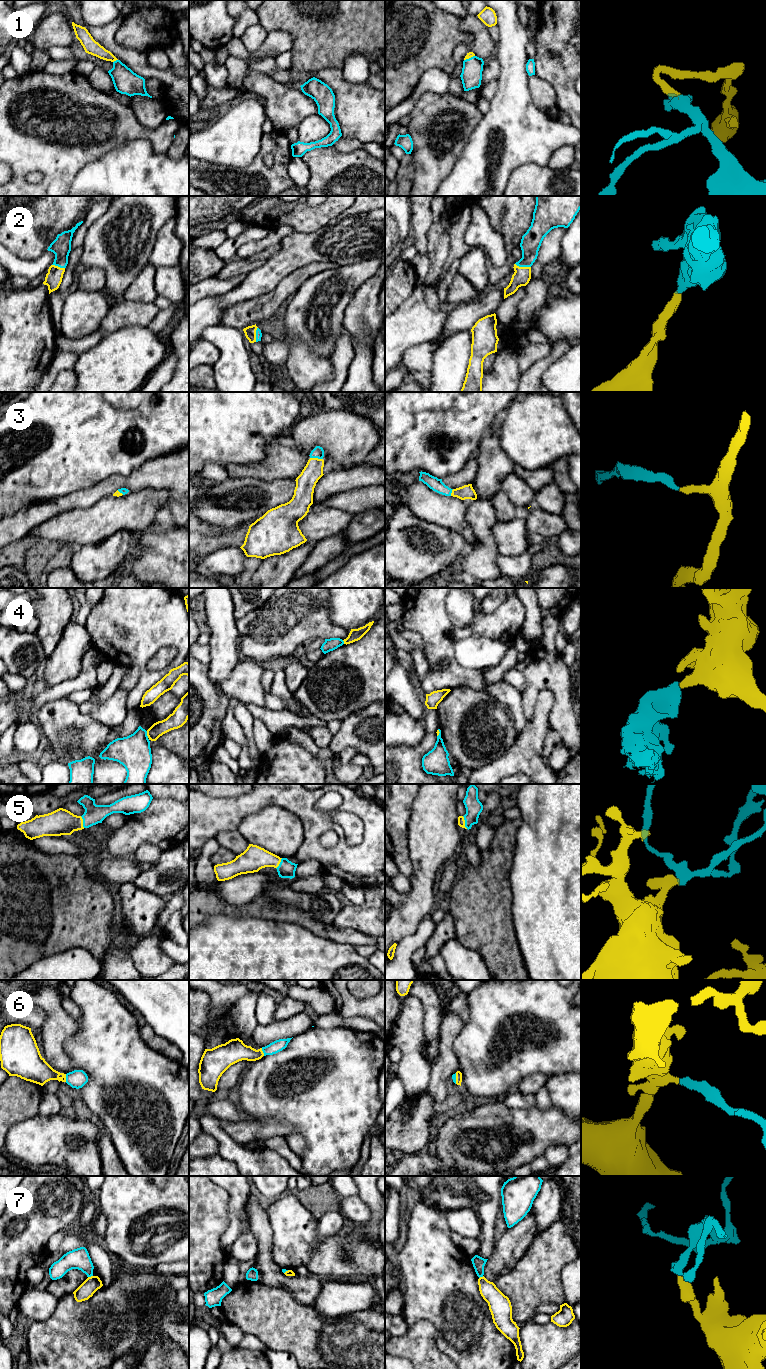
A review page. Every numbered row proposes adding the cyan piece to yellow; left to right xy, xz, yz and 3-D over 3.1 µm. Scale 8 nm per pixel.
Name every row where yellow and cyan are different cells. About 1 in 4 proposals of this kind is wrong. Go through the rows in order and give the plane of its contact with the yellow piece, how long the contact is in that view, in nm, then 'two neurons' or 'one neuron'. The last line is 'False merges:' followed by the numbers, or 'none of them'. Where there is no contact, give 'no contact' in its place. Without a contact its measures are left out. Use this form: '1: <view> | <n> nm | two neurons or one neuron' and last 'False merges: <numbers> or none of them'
1: xy | 50 nm | one neuron
2: yz | 130 nm | one neuron
3: xz | 110 nm | one neuron
4: xy | 60 nm | two neurons
5: yz | 110 nm | one neuron
6: xy | 60 nm | one neuron
7: xy | 40 nm | two neurons
False merges: 4, 7

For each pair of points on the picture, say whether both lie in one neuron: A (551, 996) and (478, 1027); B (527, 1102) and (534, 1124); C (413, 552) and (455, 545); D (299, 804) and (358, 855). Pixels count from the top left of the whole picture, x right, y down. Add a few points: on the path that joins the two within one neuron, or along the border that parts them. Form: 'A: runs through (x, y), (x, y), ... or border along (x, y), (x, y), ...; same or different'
A: runs through (533, 1010), (516, 1010), (505, 1014), (496, 1022); same
B: border along (506, 1105), (511, 1108), (529, 1108), (534, 1106); different
C: runs through (423, 552), (434, 557), (445, 550); same
D: runs through (316, 821), (334, 826), (340, 832), (342, 841); same

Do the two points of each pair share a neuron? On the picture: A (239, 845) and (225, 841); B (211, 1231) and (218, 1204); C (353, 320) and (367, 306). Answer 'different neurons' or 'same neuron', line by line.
A: same neuron
B: same neuron
C: same neuron

